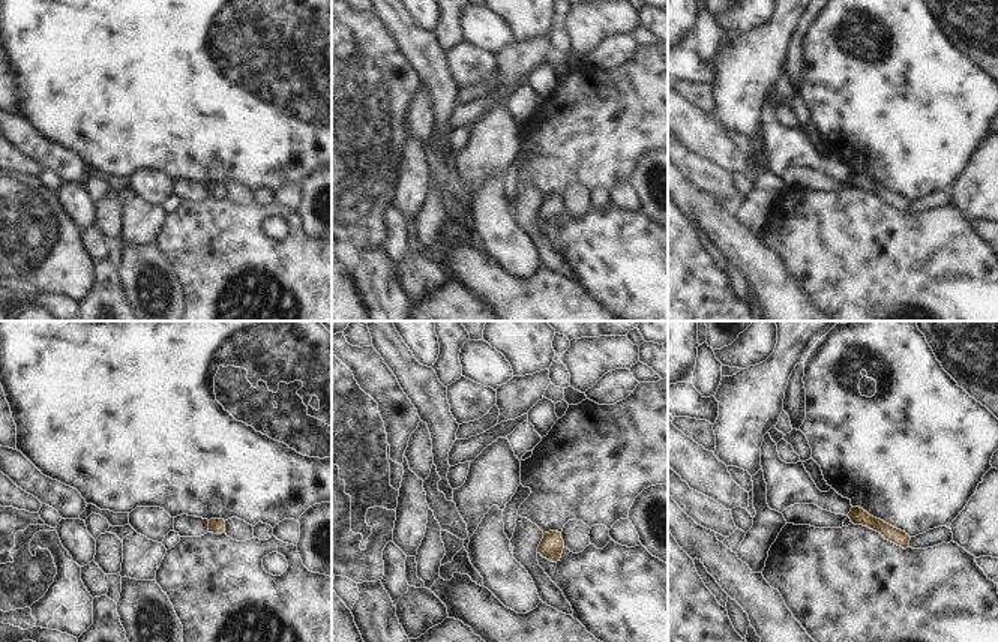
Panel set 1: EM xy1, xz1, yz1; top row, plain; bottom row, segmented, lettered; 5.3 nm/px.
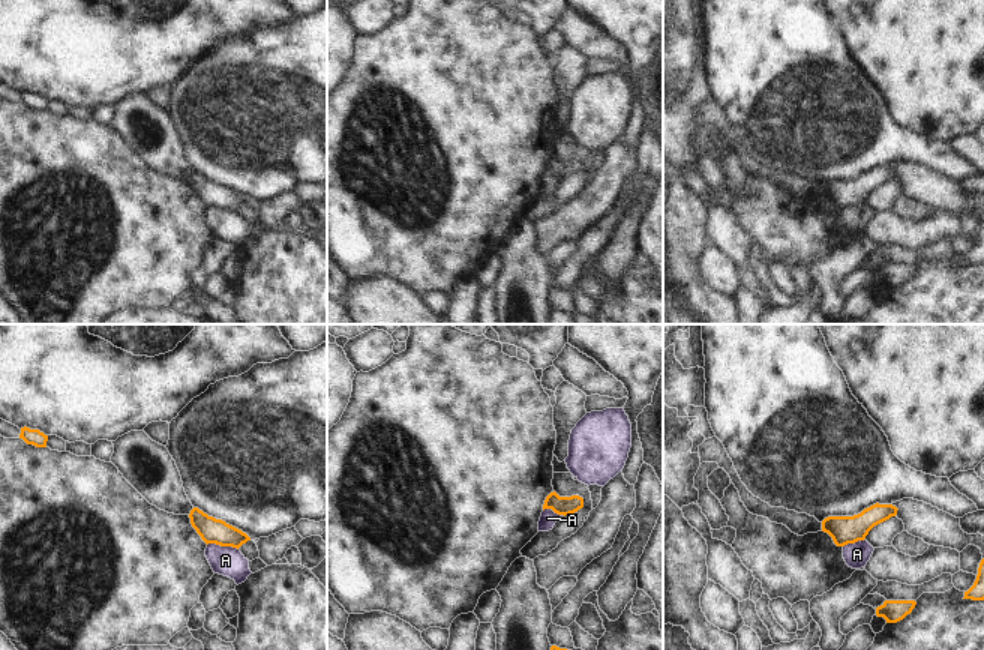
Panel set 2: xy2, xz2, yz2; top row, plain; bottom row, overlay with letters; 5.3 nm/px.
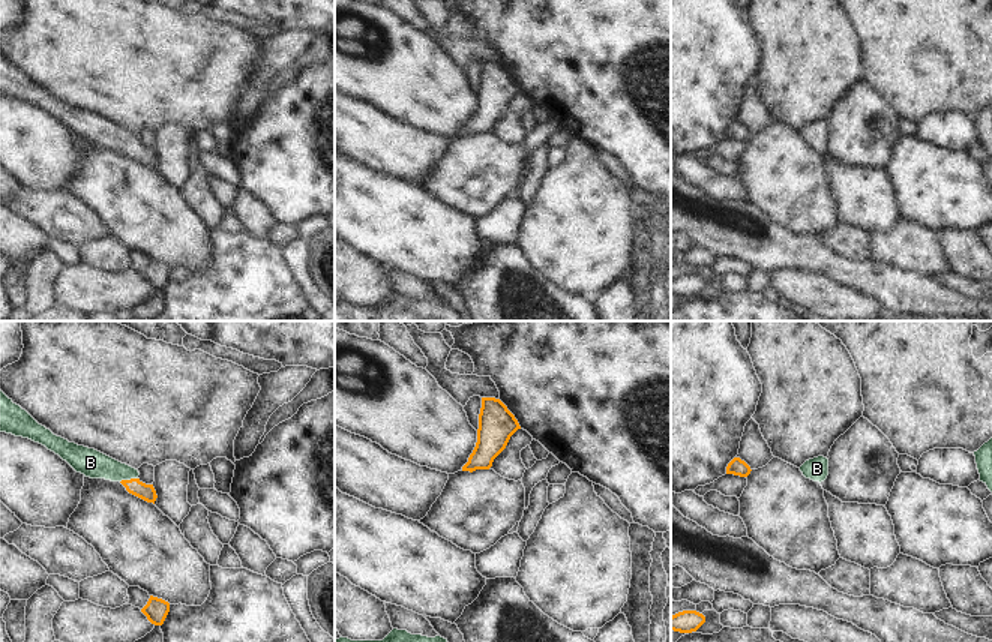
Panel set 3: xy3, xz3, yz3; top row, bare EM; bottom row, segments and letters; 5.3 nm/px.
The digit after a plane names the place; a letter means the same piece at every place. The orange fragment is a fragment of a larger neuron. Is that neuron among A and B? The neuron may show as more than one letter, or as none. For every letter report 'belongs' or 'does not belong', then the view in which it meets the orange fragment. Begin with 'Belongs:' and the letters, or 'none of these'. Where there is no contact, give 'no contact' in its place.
Belongs: B
A: does not belong; contact in xy2
B: belongs; contact in xy3

